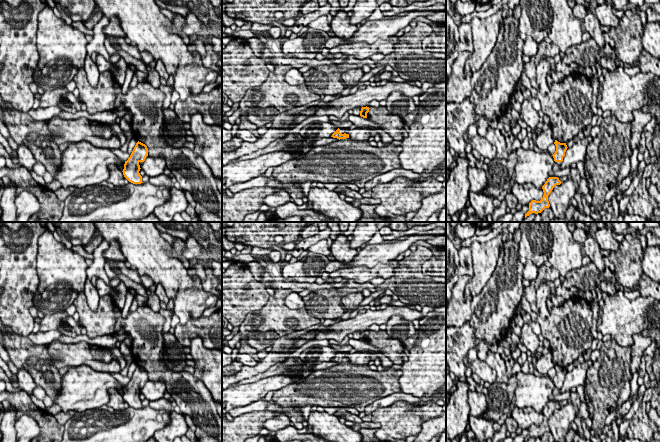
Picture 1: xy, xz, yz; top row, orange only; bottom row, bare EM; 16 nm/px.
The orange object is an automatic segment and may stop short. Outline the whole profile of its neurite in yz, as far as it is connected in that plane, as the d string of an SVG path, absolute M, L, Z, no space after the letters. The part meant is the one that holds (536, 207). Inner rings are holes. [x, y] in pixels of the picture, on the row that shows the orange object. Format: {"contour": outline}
{"contour": "M549 177L545 184L542 186L544 195L540 201L532 200L529 203L529 211L525 214L525 218L532 213L541 213L545 208L549 208L550 204L548 196L556 185L560 185L562 182L558 177Z"}

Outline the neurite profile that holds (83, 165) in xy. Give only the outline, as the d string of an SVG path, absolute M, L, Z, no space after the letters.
M86 141L72 143L67 149L62 151L62 162L53 178L59 181L64 189L67 189L69 186L79 189L93 187L109 178L110 171L108 166L111 164L116 166L120 164L124 169L125 161L116 156L111 151L111 148L94 146Z

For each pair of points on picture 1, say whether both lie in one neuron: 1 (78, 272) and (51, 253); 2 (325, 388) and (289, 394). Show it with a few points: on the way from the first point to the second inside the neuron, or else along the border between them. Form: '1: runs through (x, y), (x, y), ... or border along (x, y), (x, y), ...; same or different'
1: runs through (71, 272), (58, 260); same
2: runs through (316, 388), (298, 388); same

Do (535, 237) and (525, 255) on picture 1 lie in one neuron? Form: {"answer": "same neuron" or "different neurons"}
{"answer": "same neuron"}

